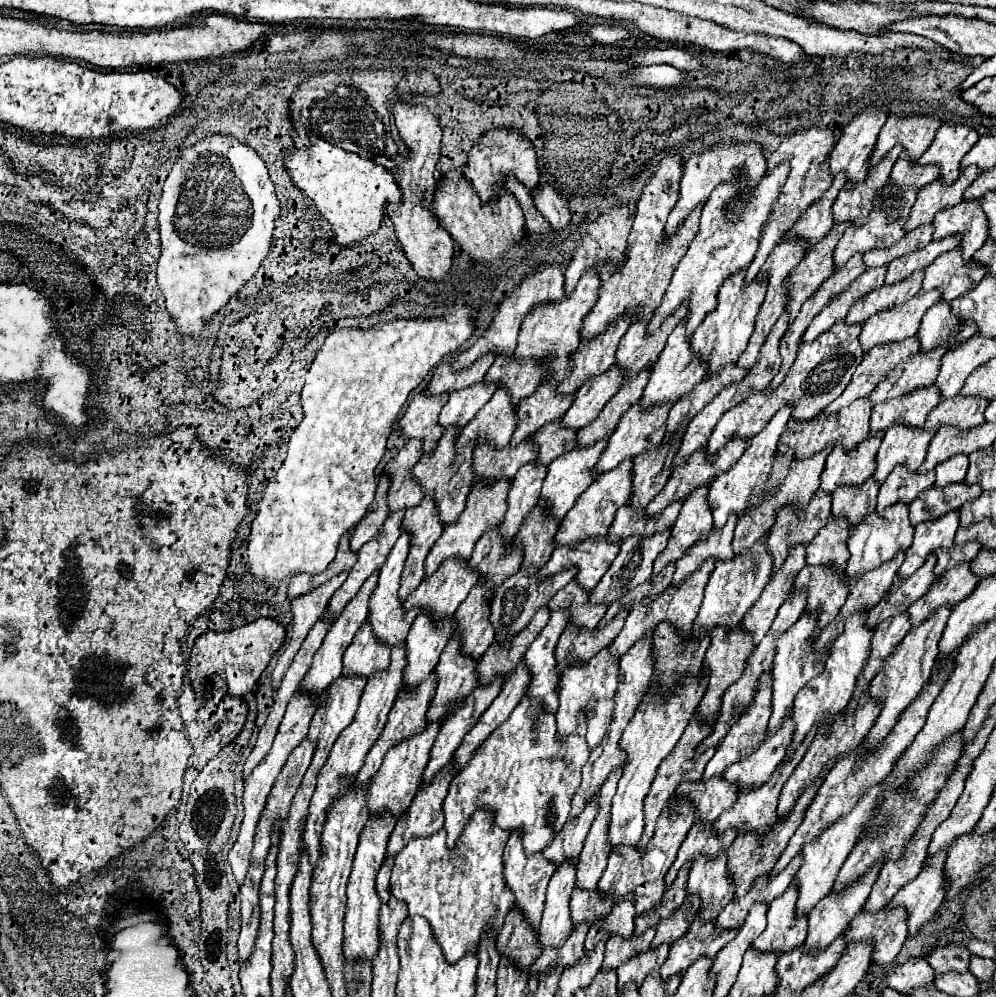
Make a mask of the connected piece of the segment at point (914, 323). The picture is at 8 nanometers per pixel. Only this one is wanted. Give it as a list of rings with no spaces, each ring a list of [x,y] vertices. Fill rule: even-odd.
[[[930,290],[930,292],[918,292],[908,302],[882,310],[866,320],[864,330],[860,334],[860,344],[864,346],[864,352],[872,350],[872,346],[884,344],[884,342],[900,342],[908,336],[914,336],[920,328],[920,318],[926,314],[928,306],[936,304],[942,296],[942,290]]]

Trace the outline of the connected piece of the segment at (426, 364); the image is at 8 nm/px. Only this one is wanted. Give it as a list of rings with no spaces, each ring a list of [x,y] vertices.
[[[458,296],[454,300],[452,306],[446,308],[446,312],[438,318],[414,318],[414,320],[404,320],[404,318],[398,318],[398,320],[390,320],[390,322],[384,322],[384,324],[376,324],[376,326],[370,326],[370,328],[340,328],[340,330],[334,330],[324,346],[320,348],[312,368],[308,370],[306,374],[306,384],[302,388],[302,408],[304,408],[304,420],[300,422],[300,426],[296,426],[290,442],[288,442],[288,456],[286,460],[282,462],[282,466],[278,468],[276,476],[268,482],[270,486],[264,490],[264,496],[260,500],[260,510],[256,514],[256,518],[252,520],[252,534],[250,534],[250,544],[248,544],[248,570],[254,574],[254,576],[264,576],[268,580],[270,586],[278,586],[278,582],[286,576],[296,576],[300,572],[310,572],[310,574],[318,574],[322,572],[336,556],[336,548],[338,548],[338,540],[354,530],[356,522],[360,522],[360,518],[366,514],[368,506],[372,504],[372,498],[374,498],[374,492],[376,492],[376,466],[378,462],[382,460],[384,452],[386,452],[386,442],[388,442],[388,436],[392,434],[392,428],[398,420],[398,414],[402,410],[402,406],[406,404],[406,398],[410,394],[410,390],[414,390],[426,376],[428,372],[438,364],[442,362],[442,358],[446,358],[448,354],[454,354],[460,344],[464,344],[470,336],[472,336],[472,330],[474,330],[474,308],[462,300],[462,296]]]

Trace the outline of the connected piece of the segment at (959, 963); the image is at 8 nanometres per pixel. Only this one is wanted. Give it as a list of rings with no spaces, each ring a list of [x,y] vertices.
[[[948,944],[948,946],[942,946],[942,948],[932,950],[926,956],[926,960],[934,968],[936,974],[950,972],[950,970],[966,972],[968,970],[968,964],[970,964],[970,952],[966,950],[966,946]]]

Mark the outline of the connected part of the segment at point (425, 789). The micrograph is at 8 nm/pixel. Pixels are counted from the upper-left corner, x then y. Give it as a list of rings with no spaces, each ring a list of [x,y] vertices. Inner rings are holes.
[[[448,762],[444,770],[440,770],[434,780],[426,786],[422,786],[416,796],[412,798],[410,808],[400,816],[396,822],[390,842],[388,842],[388,856],[394,856],[408,844],[408,838],[418,836],[432,836],[436,830],[444,824],[444,812],[442,802],[446,798],[448,782],[458,774],[458,768],[454,762]]]

